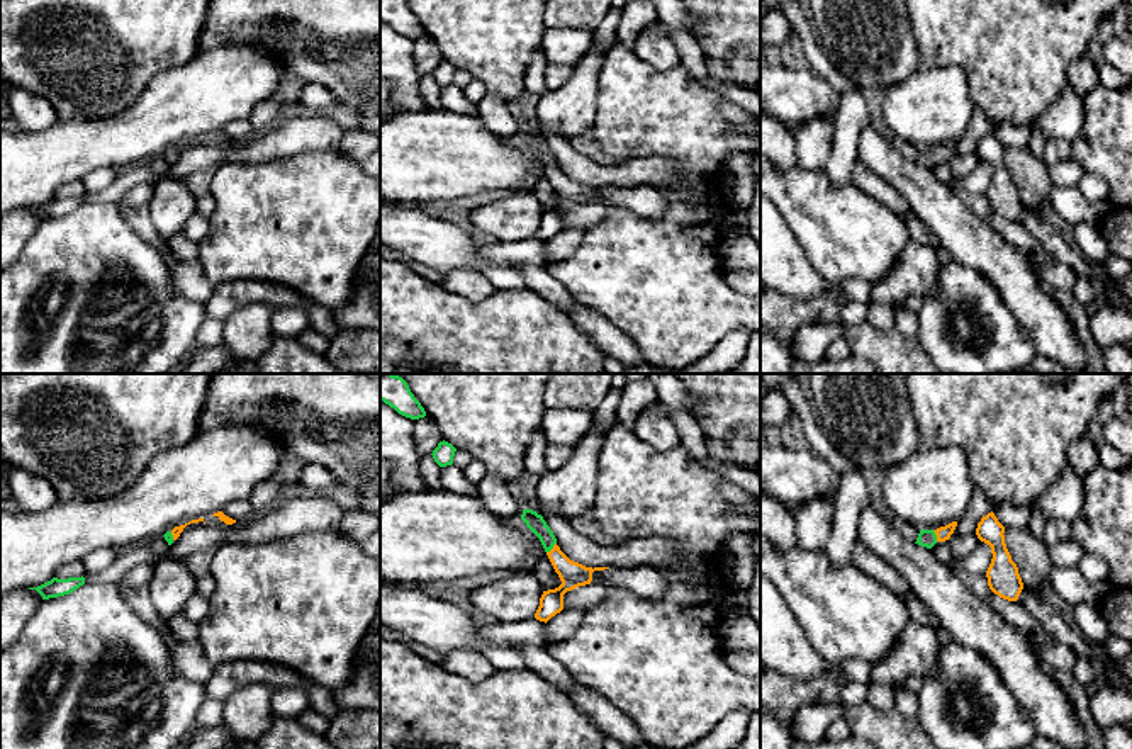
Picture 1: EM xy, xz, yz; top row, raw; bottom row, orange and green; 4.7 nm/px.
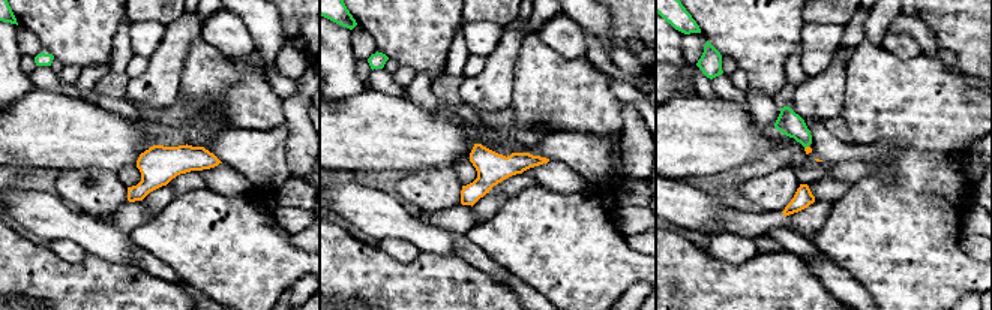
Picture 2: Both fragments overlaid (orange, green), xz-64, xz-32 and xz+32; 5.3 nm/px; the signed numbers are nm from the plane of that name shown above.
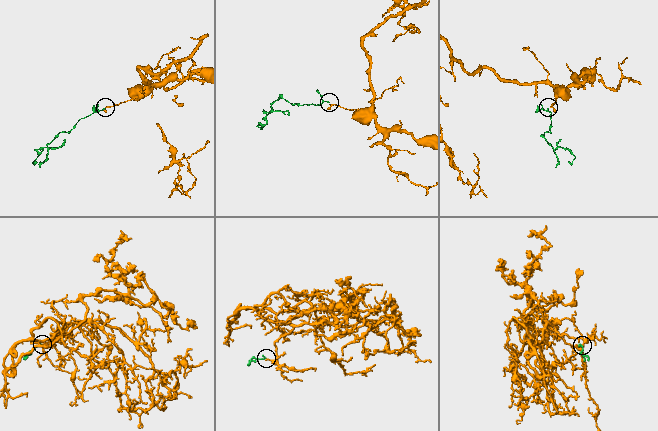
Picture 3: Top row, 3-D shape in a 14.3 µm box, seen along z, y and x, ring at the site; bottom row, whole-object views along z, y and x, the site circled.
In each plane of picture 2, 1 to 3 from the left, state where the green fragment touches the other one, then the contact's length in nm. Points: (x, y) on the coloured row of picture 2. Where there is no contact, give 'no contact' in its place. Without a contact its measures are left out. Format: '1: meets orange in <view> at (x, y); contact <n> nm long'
1: no contact
2: no contact
3: meets orange in xz+32 at (806, 147); contact 30 nm long

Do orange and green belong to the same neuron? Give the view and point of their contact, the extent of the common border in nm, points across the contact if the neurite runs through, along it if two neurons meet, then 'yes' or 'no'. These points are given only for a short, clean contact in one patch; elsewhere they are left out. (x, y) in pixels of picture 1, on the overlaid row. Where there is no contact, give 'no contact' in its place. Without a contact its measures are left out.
meets orange in xz at (554, 547); contact 70 nm long; runs through xz (572, 574), (555, 556), (554, 547), (535, 522); yes

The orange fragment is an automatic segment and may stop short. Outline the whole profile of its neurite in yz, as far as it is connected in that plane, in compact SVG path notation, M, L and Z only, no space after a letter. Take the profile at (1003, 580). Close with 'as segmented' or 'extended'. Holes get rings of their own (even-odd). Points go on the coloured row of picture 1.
M993 511L983 516L976 528L978 538L988 543L993 554L986 571L989 589L1003 600L1017 601L1023 589L1023 583L1018 567L1006 549L1003 533L1005 527Z; as segmented

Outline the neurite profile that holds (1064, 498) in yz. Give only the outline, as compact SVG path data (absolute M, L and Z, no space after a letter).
M1066 467L1057 481L1049 489L1045 489L1032 506L1039 508L1047 520L1073 521L1081 515L1083 503L1084 477Z

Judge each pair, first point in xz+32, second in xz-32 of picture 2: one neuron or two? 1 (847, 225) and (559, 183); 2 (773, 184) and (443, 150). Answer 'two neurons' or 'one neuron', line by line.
1: two neurons
2: two neurons

